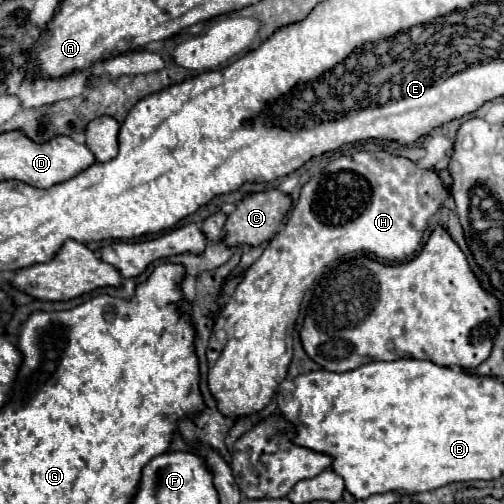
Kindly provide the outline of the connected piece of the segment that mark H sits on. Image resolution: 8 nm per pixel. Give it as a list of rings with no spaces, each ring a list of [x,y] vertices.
[[[356,152],[356,154],[350,154],[350,156],[340,156],[340,158],[332,160],[326,170],[322,170],[316,176],[312,176],[308,180],[308,184],[304,184],[304,188],[300,192],[300,198],[298,198],[296,206],[292,208],[290,218],[288,218],[284,230],[278,232],[270,240],[270,244],[264,250],[264,254],[244,274],[244,280],[238,284],[236,292],[232,294],[232,300],[228,300],[228,304],[216,316],[216,324],[214,324],[214,330],[212,330],[212,336],[210,336],[210,344],[208,344],[206,356],[208,356],[208,368],[210,368],[210,372],[208,372],[208,386],[210,386],[210,392],[214,394],[214,398],[218,400],[218,410],[222,414],[226,414],[226,416],[246,416],[246,414],[254,414],[254,412],[262,410],[270,402],[270,398],[276,392],[278,382],[286,378],[286,372],[288,372],[288,366],[290,366],[290,360],[292,360],[292,332],[294,332],[294,324],[296,324],[296,318],[298,318],[302,296],[308,290],[308,286],[324,272],[324,268],[330,262],[334,262],[340,256],[356,256],[356,254],[368,254],[368,256],[378,258],[378,260],[382,260],[382,258],[384,260],[406,260],[406,258],[410,258],[420,248],[422,232],[428,226],[428,218],[440,208],[440,204],[446,200],[446,196],[448,196],[448,188],[442,184],[442,180],[436,176],[436,172],[424,170],[418,164],[410,162],[410,160],[400,158],[400,156],[392,156],[388,152]]]

